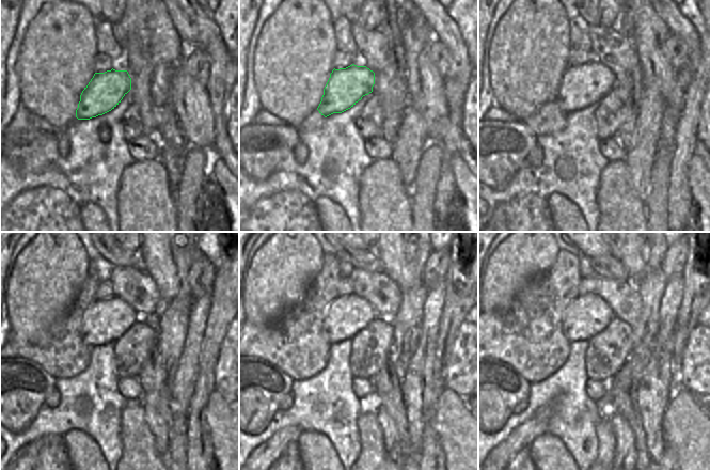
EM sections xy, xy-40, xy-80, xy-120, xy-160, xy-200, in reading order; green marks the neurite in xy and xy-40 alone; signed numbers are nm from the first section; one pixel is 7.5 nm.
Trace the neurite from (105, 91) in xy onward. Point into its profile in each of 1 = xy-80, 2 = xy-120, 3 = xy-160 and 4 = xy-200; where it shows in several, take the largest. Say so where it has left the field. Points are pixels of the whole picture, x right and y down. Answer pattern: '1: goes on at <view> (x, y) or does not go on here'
1: goes on at xy-80 (582, 85)
2: goes on at xy-120 (106, 319)
3: goes on at xy-160 (347, 315)
4: goes on at xy-200 (588, 314)

